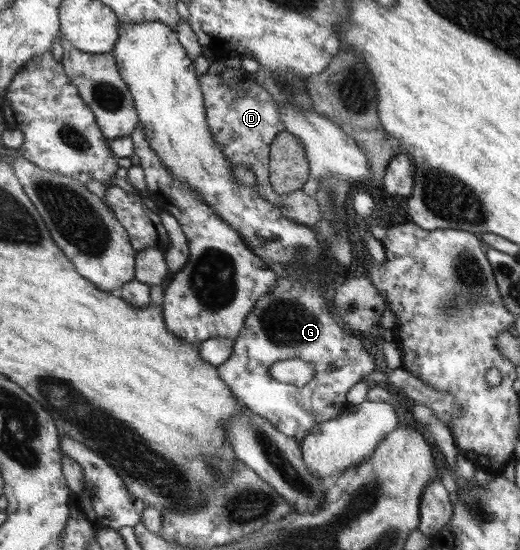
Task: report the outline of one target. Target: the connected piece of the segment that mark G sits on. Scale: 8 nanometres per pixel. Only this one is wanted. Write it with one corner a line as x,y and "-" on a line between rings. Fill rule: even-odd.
292,271
289,272
289,276
280,277
279,282
277,283
277,289
275,291
269,293
269,295
264,295
261,297
260,301
256,304
256,307
252,310
251,314
247,318
247,322
245,323
244,330
241,331
240,338
234,340
234,351
231,356
228,358
227,362
223,363
219,368
220,376
224,379
225,384
228,385
232,392
236,395
236,399
242,403
245,407
247,407
250,411
253,411
255,414
260,414
263,418
269,419
271,424
279,430
285,436
289,436
289,438
293,438
296,441
300,441
304,439
305,436
309,436
312,434
314,428
319,426
320,423
324,423
328,420
333,420
337,415
343,413
345,409
345,403
347,400
347,392
349,392
350,388
353,388
357,382
361,381
363,377
366,377
367,374
376,370
377,366
375,365
375,358
371,355
365,347
363,347
363,341
361,341
360,336
353,336
353,334
349,334
345,328
341,328
333,318
331,318
331,310
329,310
329,302
325,302
323,300
323,294
325,294
325,286
317,286
317,284
313,284
311,280
307,280
307,278
299,278
299,280
303,280
303,282
307,282
305,286
293,286
-
292,358
305,358
306,360
314,361
314,368
316,371
314,372
313,378
309,381
309,384
305,386
297,386
291,384
284,384
280,381
277,381
275,377
271,375
271,366
277,362
281,362
287,359

